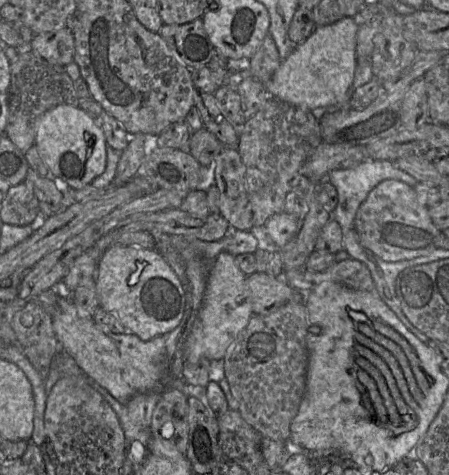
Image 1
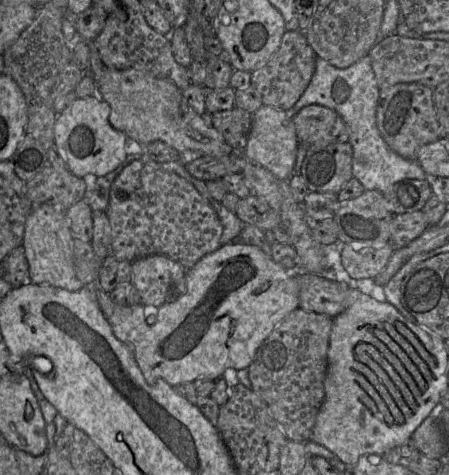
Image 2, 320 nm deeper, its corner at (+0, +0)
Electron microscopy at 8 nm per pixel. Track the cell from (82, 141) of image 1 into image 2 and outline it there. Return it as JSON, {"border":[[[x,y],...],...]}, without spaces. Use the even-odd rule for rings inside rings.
{"border":[[[90,96],[76,99],[58,114],[54,124],[54,142],[68,170],[75,176],[104,176],[125,161],[128,137],[124,132],[112,127],[109,122],[110,113],[111,107],[104,99]]]}

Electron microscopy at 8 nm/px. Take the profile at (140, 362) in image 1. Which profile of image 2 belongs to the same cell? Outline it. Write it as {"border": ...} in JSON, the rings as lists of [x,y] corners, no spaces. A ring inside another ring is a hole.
{"border":[[[47,203],[35,206],[31,210],[25,223],[22,241],[31,283],[49,285],[68,291],[78,291],[84,286],[75,272],[73,239],[74,235],[66,212],[57,211]]]}

